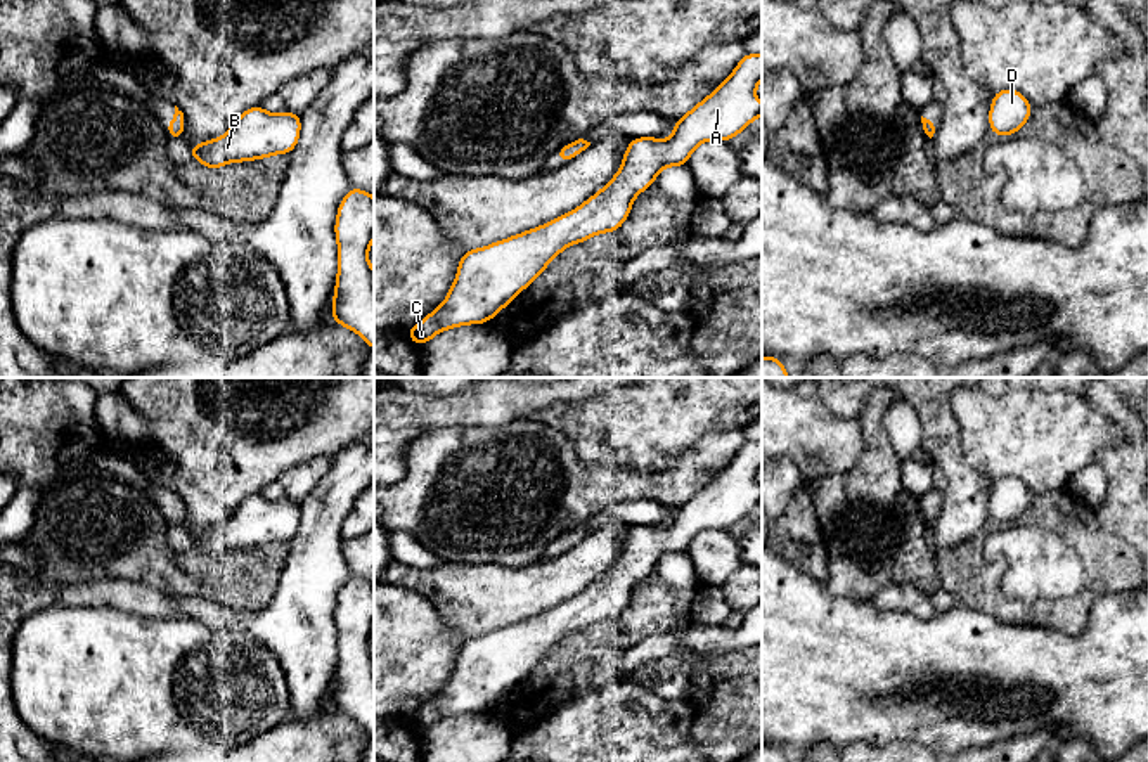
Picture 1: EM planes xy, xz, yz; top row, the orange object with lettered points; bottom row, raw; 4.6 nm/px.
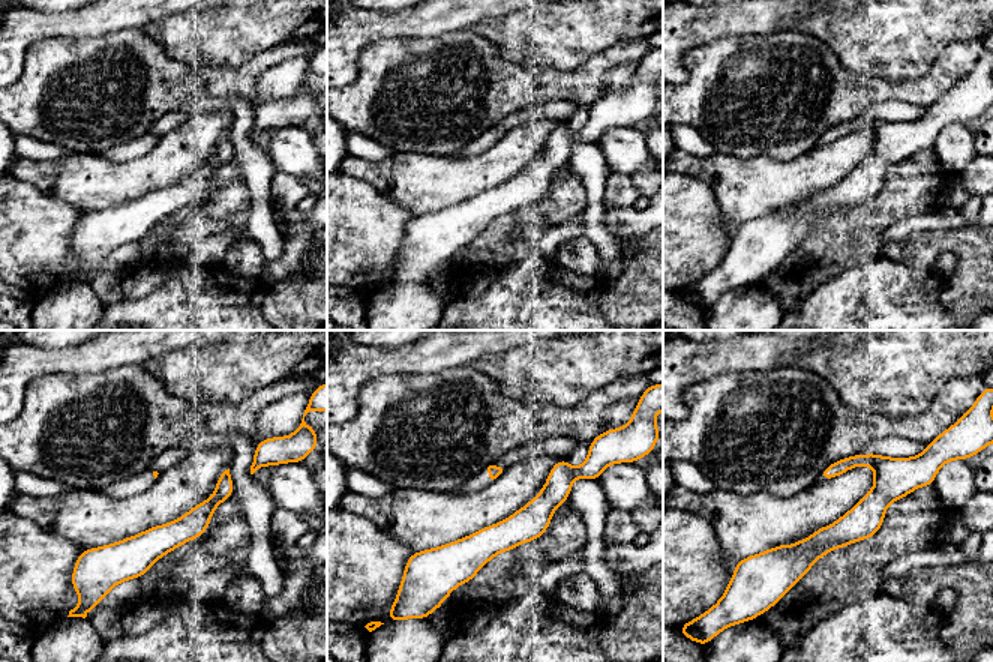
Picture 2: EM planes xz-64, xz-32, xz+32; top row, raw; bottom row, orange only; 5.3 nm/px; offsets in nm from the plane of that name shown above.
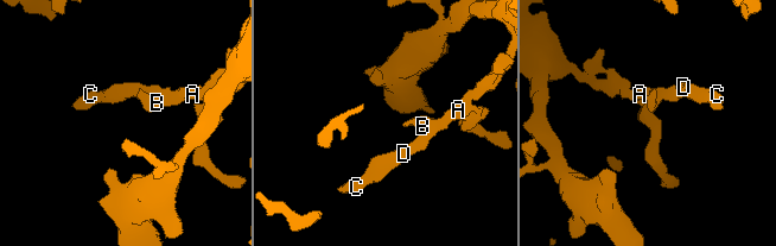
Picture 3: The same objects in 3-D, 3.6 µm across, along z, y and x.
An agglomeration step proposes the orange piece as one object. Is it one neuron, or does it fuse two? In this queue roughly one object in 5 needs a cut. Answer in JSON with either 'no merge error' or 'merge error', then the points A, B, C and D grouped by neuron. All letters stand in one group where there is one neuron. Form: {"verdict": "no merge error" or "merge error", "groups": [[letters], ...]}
{"verdict": "no merge error", "groups": [["A", "B", "C", "D"]]}

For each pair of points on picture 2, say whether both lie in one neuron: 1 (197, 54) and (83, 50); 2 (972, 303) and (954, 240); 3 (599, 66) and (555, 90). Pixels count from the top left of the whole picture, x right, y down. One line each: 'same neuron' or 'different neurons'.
1: different neurons
2: same neuron
3: same neuron

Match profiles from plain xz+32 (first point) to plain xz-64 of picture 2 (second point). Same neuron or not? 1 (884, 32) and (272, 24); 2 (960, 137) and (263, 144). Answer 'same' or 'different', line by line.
1: same
2: different

